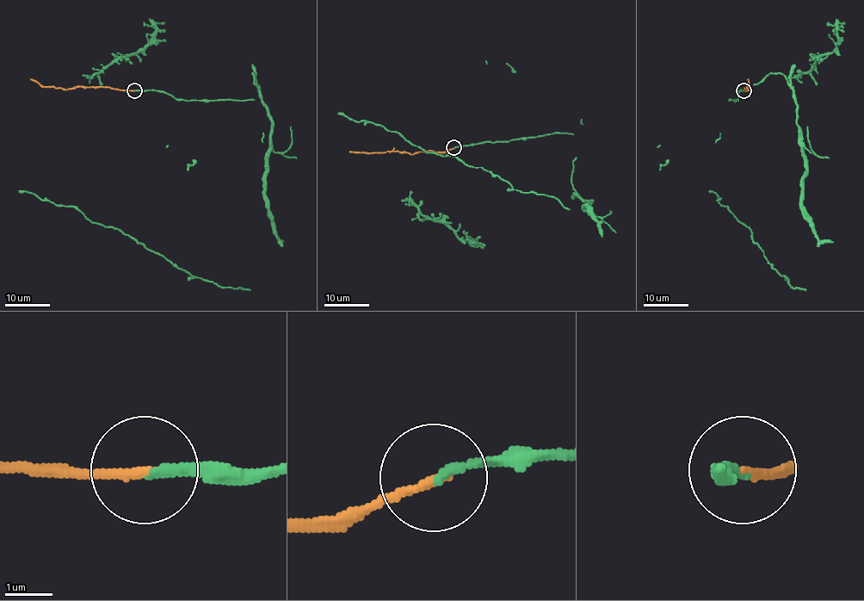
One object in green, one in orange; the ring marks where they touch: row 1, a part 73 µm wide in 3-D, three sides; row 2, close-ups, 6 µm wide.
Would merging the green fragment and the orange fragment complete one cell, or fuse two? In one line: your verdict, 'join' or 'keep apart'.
join

